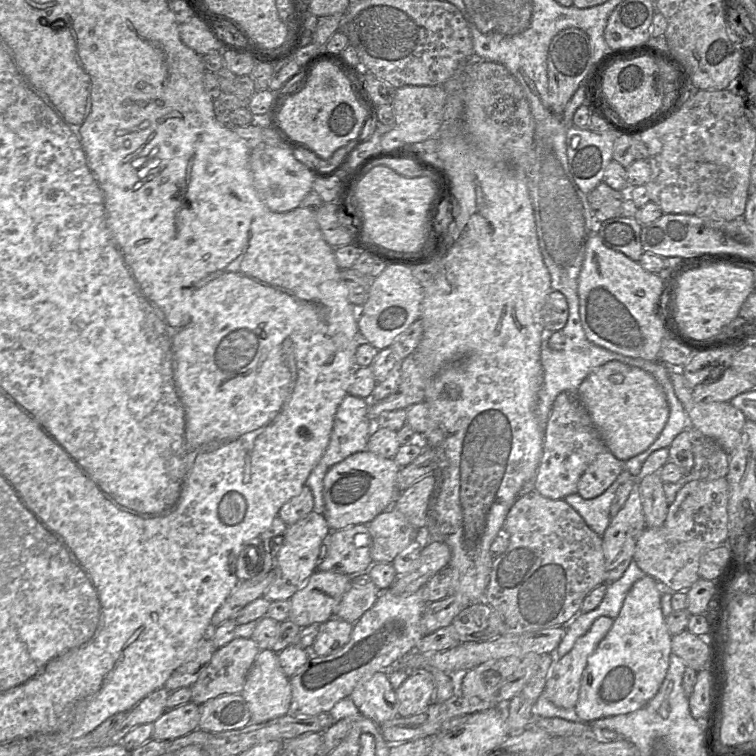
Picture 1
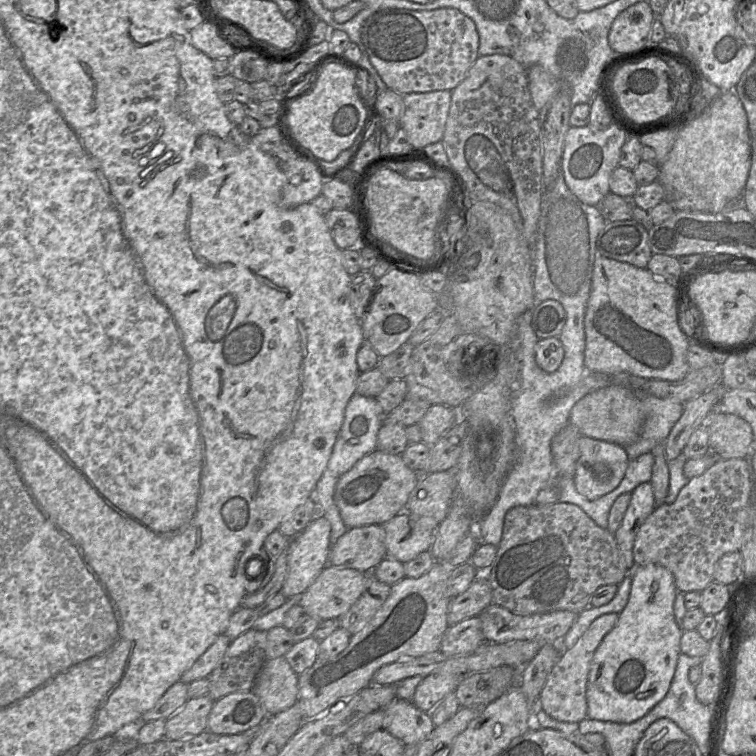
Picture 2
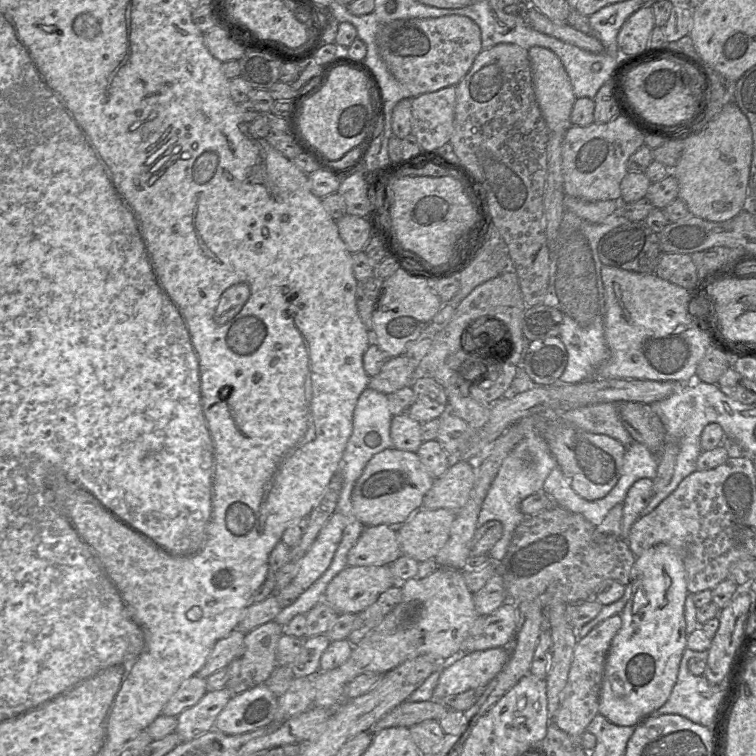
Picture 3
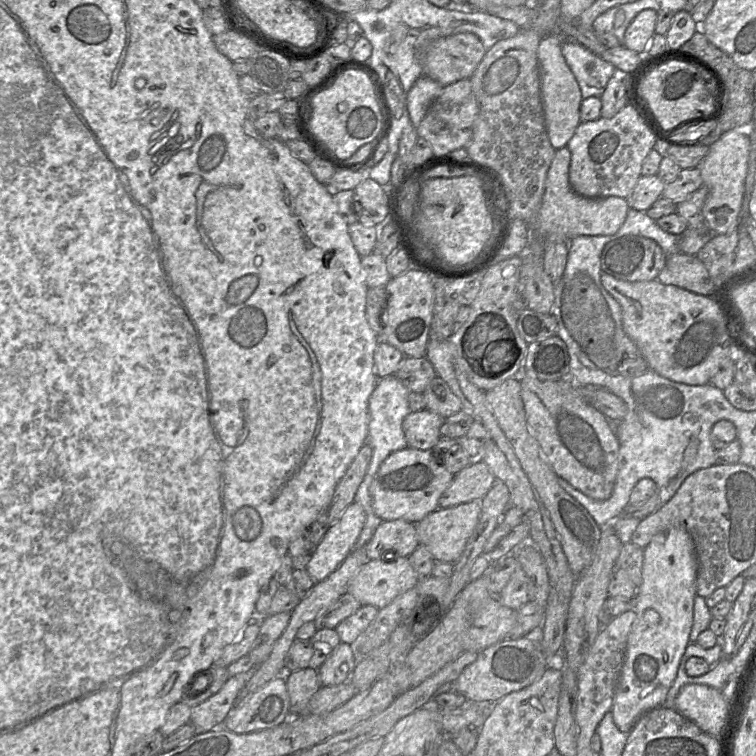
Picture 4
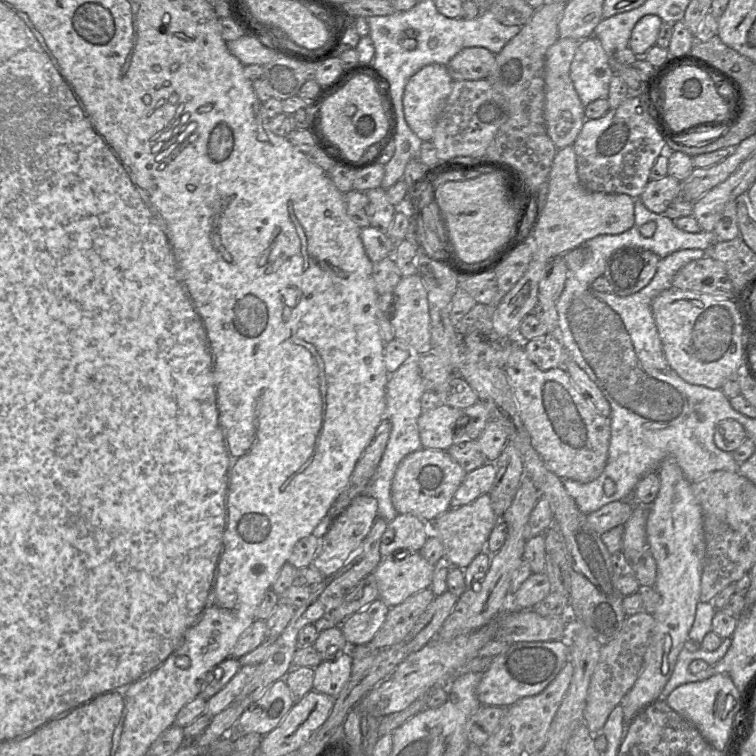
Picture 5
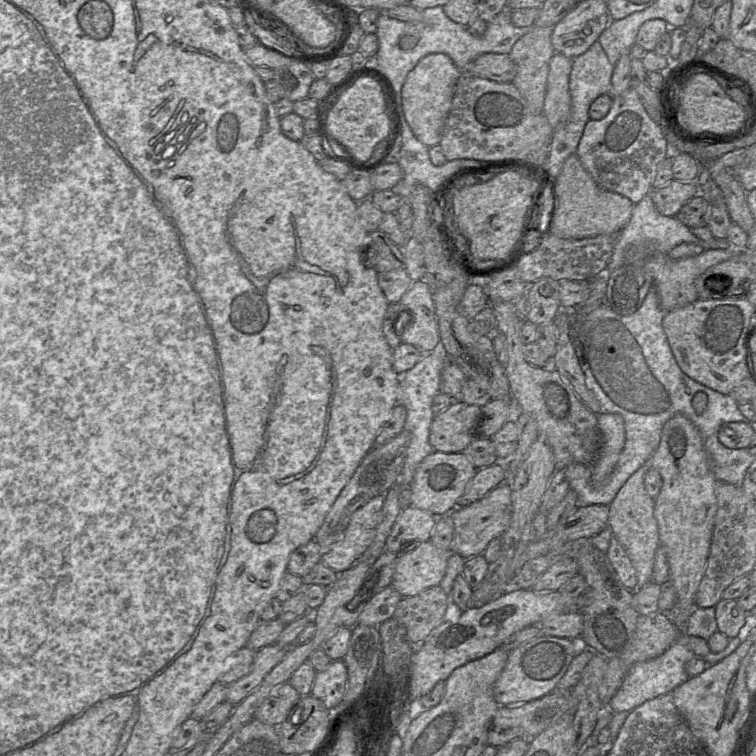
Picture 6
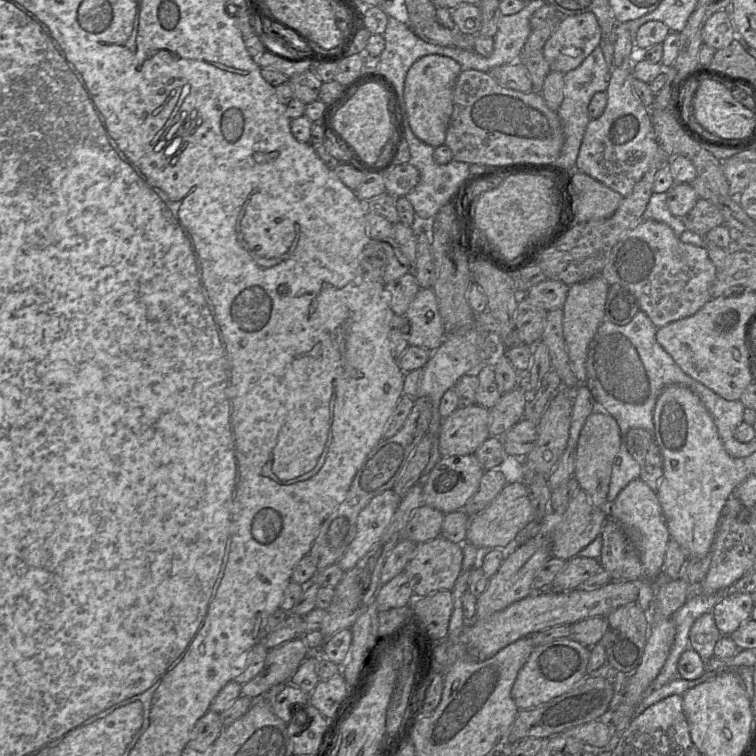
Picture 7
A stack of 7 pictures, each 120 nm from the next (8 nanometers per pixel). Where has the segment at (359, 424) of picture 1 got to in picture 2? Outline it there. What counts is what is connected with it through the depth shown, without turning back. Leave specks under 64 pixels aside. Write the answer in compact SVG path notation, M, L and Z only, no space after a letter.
M355 393L346 406L344 422L334 444L332 455L326 470L316 485L313 495L314 502L323 509L324 517L331 524L331 548L349 529L343 522L339 508L334 500L336 484L339 478L348 472L359 460L377 450L378 432L384 423L385 415L377 399L370 396Z

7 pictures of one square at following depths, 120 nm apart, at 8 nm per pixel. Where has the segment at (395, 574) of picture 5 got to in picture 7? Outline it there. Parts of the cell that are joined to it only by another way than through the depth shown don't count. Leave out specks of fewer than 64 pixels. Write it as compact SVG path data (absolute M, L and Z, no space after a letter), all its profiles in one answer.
M442 536L418 543L414 557L404 569L412 580L414 597L425 597L439 590L452 591L462 562L462 544Z

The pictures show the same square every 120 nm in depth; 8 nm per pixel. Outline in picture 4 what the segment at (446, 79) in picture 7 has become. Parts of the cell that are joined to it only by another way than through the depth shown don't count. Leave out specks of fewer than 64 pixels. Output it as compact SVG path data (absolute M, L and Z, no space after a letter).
M425 74L414 82L407 95L407 109L415 128L419 126L431 104L442 93L443 87Z

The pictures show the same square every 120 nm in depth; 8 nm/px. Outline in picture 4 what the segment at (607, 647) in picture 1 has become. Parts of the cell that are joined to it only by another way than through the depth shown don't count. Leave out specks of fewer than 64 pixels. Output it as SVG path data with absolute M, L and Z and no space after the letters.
M684 528L656 534L644 548L642 583L631 609L636 613L628 636L626 658L613 699L616 726L629 733L646 712L662 706L689 644L697 595L698 558L692 536Z

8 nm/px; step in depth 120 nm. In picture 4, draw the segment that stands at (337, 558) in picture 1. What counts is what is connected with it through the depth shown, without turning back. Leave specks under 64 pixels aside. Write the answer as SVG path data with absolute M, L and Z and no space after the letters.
M402 519L383 521L365 545L368 558L391 562L395 558L386 559L391 551L397 558L411 555L420 545L415 524Z

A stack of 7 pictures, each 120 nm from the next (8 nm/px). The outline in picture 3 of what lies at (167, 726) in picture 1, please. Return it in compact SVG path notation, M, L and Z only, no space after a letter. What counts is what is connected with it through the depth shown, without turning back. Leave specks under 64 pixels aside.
M226 688L208 691L198 703L181 712L177 716L175 729L181 742L190 741L214 729L217 716L231 698L232 693Z

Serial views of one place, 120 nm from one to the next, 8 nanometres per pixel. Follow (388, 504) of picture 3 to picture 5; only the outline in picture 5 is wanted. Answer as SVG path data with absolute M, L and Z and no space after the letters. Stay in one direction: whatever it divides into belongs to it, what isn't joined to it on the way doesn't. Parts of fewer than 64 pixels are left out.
M421 449L408 454L398 465L391 484L392 504L398 514L411 514L424 522L451 508L450 502L467 471L447 451Z

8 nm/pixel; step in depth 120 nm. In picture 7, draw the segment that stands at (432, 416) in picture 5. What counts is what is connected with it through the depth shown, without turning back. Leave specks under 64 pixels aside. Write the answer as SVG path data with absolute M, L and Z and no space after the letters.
M478 405L459 406L446 418L442 418L438 435L441 456L475 454L490 437L489 409Z

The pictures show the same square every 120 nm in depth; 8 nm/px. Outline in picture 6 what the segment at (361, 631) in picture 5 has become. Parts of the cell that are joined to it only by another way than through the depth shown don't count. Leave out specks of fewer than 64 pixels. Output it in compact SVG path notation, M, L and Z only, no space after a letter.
M389 585L376 593L360 613L357 625L378 627L385 620L393 617L402 595Z

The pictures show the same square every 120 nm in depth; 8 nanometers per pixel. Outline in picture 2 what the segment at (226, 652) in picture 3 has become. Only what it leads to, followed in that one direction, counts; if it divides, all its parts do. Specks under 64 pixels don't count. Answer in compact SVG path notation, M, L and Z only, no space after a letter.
M225 634L217 637L215 642L182 674L180 681L186 684L206 678L223 658L232 640Z

